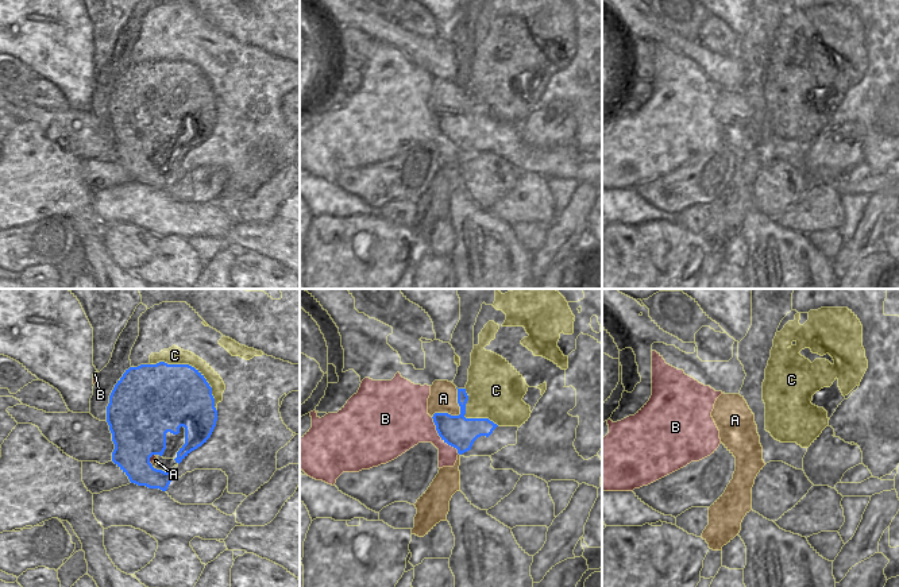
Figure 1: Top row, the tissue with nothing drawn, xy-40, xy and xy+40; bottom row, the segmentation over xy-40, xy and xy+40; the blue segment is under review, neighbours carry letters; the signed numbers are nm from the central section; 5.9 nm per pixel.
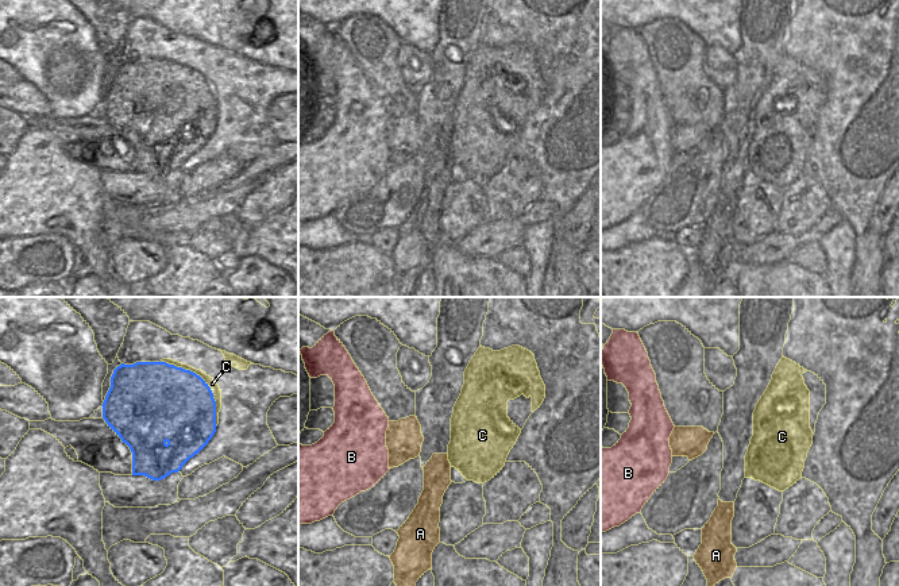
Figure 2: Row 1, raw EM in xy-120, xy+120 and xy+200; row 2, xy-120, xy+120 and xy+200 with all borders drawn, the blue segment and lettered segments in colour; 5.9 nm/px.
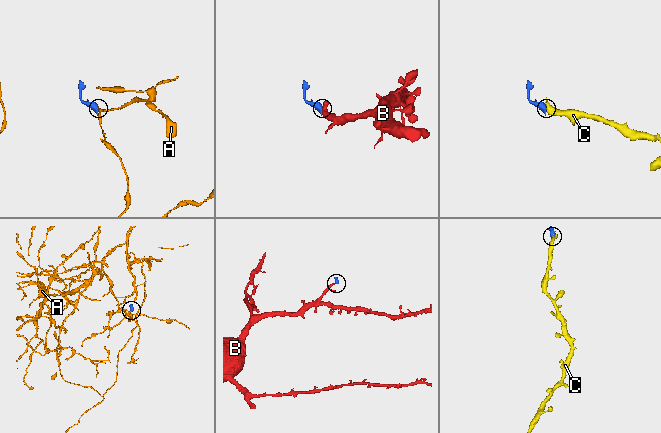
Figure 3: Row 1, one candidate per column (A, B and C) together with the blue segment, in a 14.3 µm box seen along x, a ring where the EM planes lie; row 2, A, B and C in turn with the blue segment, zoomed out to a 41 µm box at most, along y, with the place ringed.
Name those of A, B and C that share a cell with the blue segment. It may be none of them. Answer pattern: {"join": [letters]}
{"join": ["C"]}

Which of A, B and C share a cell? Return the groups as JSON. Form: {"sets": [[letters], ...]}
{"sets": [["A"], ["B"], ["C"]]}

